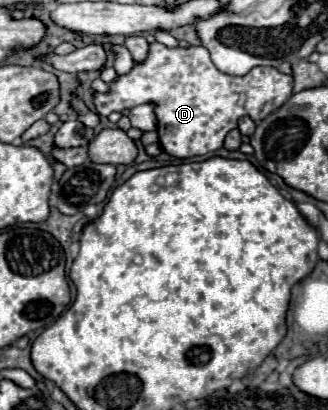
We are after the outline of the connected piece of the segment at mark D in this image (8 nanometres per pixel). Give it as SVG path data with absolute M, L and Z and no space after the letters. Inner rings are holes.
M154 41L144 61L136 61L130 73L116 75L106 93L94 93L94 109L98 115L126 111L130 107L150 103L158 119L160 147L178 159L206 157L222 147L230 129L238 127L242 115L262 121L274 109L282 107L292 95L292 75L280 73L276 67L254 67L246 77L232 77L214 67L204 47L166 47Z

